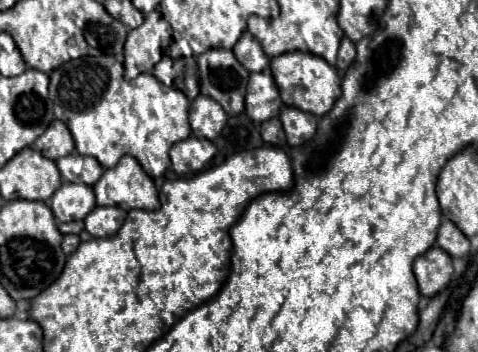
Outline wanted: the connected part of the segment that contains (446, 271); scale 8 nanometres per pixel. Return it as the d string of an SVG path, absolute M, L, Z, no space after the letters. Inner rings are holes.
M433 246L413 262L413 272L415 272L417 284L419 284L421 296L433 298L451 282L453 262L451 262L449 254L441 252L441 248Z

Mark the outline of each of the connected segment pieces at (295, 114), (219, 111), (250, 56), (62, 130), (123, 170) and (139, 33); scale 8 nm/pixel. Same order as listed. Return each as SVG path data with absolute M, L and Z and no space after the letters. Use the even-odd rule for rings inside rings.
M283 106L279 118L283 122L289 146L301 146L301 144L305 144L307 140L311 140L315 136L317 118L313 114L301 112L299 108Z
M199 94L189 106L189 124L197 138L213 140L227 124L227 114L215 100Z
M245 32L239 38L239 42L233 46L233 54L249 72L263 72L269 66L269 56L263 52L261 44L251 32Z
M53 120L51 126L45 130L45 134L35 140L33 150L43 154L45 158L59 160L75 150L75 142L69 128L61 120Z
M123 156L115 168L103 172L93 186L97 206L117 206L123 210L157 210L159 198L153 178L149 178L133 156Z
M159 10L145 14L144 22L127 34L124 44L124 78L135 80L143 72L153 72L171 41L169 22Z

